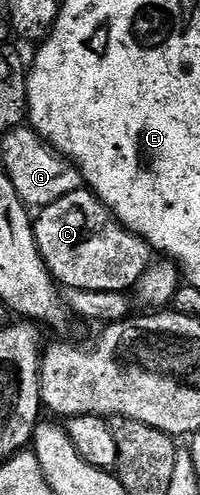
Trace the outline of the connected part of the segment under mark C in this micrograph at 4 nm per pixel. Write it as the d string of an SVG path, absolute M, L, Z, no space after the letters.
M91 189L71 192L41 208L34 226L44 264L53 280L64 289L128 293L147 273L154 259L148 242L126 230Z

